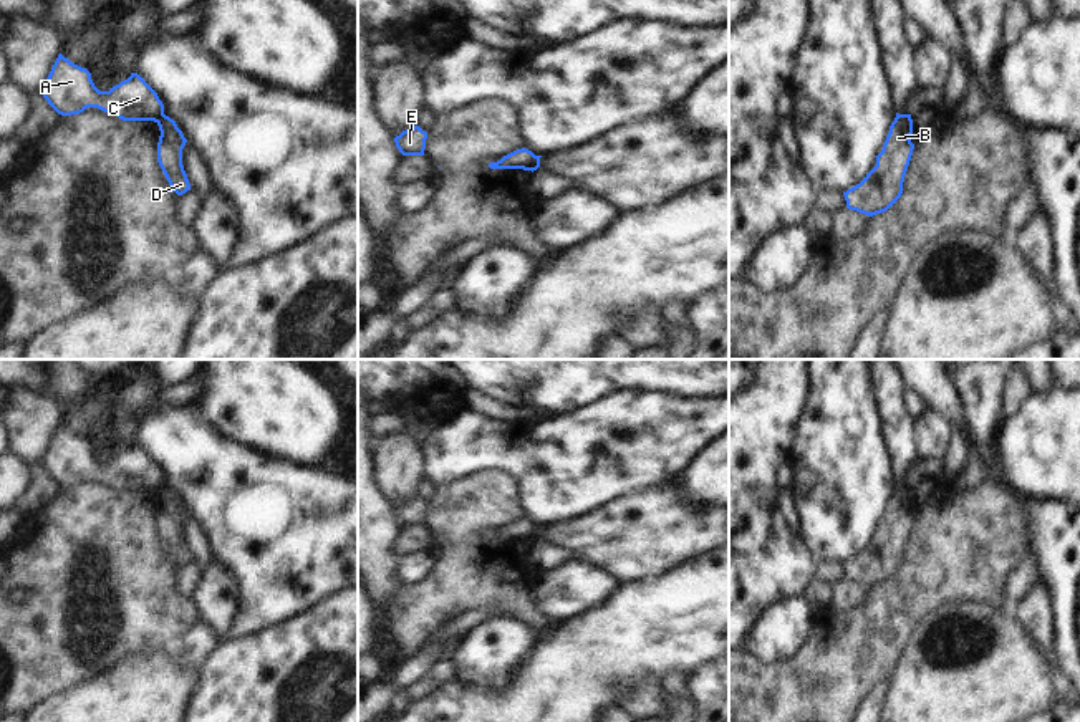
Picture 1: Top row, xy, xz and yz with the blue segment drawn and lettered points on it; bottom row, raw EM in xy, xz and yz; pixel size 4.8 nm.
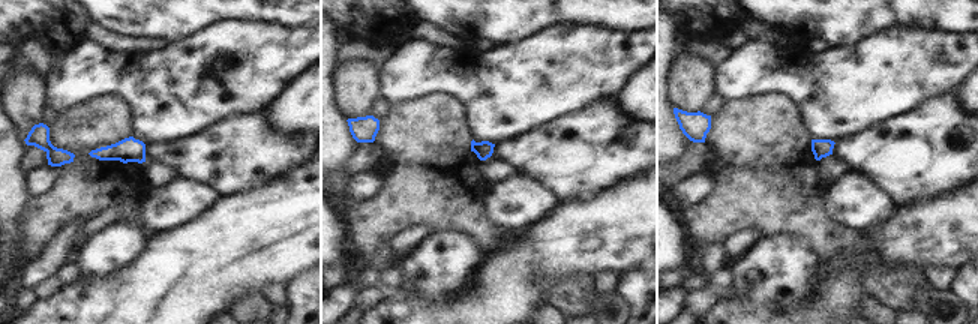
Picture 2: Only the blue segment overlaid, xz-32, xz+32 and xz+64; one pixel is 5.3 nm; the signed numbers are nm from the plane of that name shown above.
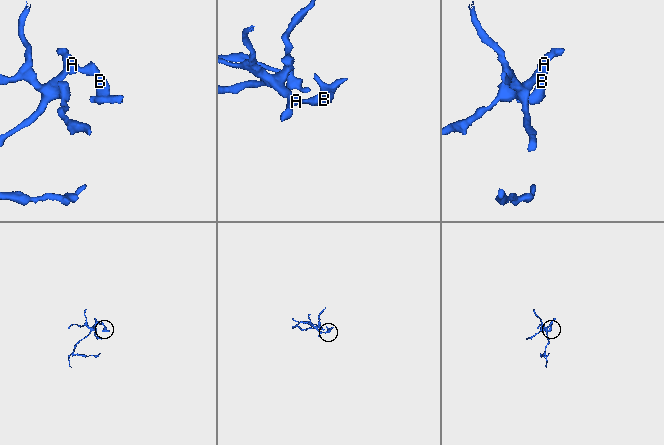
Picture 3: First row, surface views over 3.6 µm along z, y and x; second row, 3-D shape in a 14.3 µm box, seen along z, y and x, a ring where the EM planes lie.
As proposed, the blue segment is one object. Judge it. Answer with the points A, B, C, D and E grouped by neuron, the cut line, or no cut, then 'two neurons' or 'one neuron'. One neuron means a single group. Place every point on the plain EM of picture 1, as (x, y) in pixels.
A C E / B D; cut in xy along (164, 486), (156, 492); two neurons

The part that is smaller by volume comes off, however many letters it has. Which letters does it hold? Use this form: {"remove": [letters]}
{"remove": ["B", "D"]}

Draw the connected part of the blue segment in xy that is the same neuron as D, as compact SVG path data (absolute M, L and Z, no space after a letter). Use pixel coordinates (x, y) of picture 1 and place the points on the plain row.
M162 487L157 492L161 507L157 513L157 533L172 560L177 566L190 561L187 545L182 537L182 520L187 513L176 492L169 487Z

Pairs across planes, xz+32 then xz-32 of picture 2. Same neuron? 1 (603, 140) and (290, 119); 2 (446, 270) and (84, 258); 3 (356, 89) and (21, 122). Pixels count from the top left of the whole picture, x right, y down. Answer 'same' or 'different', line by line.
1: different
2: same
3: same

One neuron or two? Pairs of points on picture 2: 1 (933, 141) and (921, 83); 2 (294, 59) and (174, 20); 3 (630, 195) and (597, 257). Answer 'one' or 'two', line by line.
1: two
2: two
3: one

